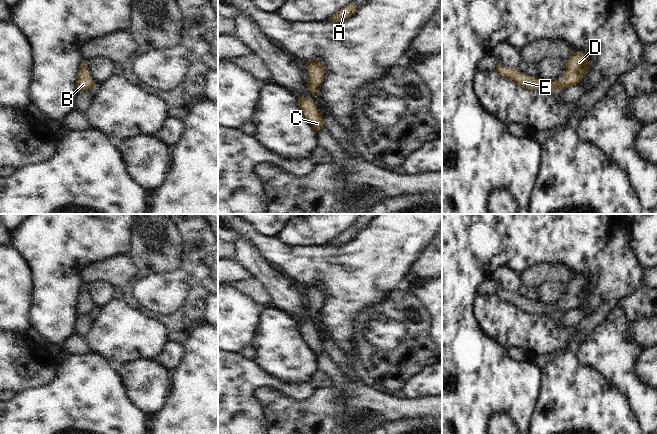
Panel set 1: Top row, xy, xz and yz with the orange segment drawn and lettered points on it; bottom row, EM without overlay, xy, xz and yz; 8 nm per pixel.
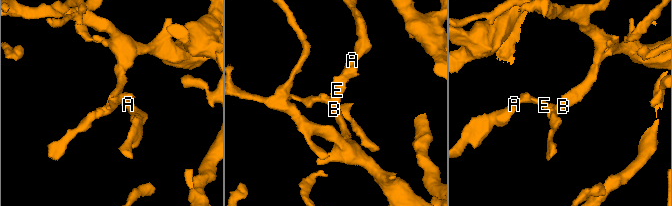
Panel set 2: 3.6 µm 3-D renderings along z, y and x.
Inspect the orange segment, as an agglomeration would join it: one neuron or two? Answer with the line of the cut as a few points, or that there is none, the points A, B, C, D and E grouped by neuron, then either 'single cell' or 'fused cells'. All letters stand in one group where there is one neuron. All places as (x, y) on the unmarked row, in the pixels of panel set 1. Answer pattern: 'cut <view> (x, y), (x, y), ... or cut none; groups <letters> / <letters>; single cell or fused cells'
cut none; groups A B C D E; single cell

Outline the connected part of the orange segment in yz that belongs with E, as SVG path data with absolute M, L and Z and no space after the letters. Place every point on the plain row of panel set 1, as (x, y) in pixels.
M574 276L566 284L564 300L554 305L546 305L541 302L533 302L522 297L518 292L510 292L499 289L496 295L503 301L515 306L519 310L528 314L543 314L557 316L566 311L571 311L580 307L582 302L589 296L591 284L584 276Z

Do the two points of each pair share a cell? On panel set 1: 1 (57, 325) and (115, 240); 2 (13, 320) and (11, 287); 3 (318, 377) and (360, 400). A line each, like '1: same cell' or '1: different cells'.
1: same cell
2: same cell
3: different cells

